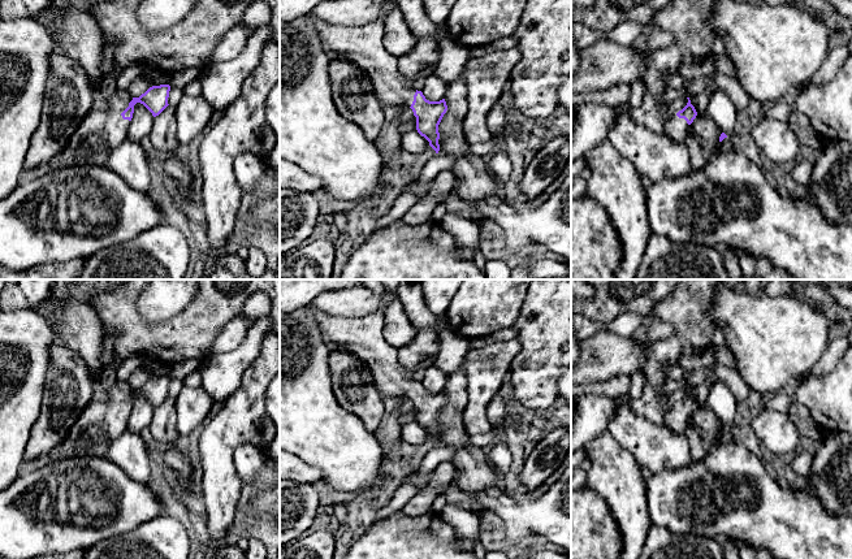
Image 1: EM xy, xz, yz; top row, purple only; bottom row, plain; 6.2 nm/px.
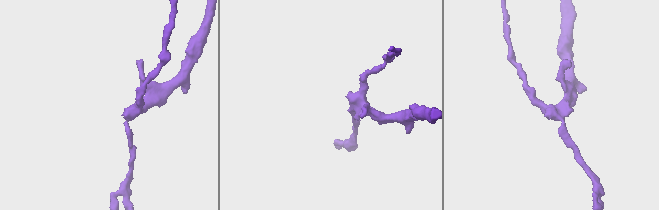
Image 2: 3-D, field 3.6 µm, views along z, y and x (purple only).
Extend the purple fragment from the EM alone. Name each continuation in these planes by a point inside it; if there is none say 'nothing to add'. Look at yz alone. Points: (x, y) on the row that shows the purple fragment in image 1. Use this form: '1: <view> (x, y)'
1: yz (677, 129)

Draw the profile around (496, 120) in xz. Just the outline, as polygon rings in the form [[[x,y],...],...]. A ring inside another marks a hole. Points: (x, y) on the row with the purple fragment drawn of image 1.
[[[496,105],[486,117],[486,124],[489,131],[496,134],[499,129],[502,129],[506,124],[506,109],[503,107]]]

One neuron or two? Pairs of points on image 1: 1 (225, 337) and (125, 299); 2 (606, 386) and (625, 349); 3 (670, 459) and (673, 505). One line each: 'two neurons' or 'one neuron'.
1: two neurons
2: two neurons
3: two neurons

